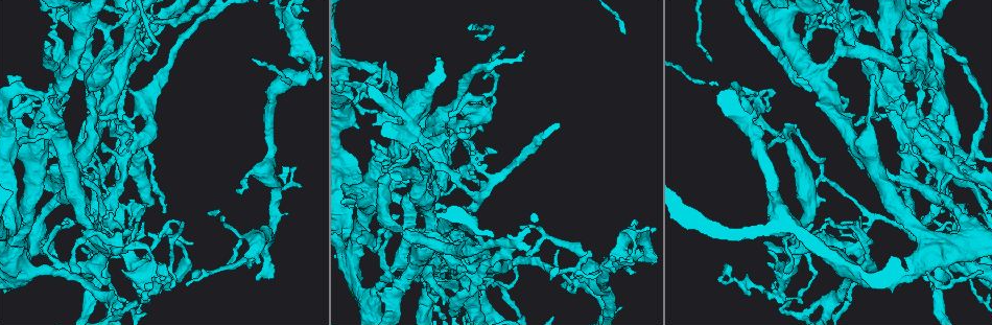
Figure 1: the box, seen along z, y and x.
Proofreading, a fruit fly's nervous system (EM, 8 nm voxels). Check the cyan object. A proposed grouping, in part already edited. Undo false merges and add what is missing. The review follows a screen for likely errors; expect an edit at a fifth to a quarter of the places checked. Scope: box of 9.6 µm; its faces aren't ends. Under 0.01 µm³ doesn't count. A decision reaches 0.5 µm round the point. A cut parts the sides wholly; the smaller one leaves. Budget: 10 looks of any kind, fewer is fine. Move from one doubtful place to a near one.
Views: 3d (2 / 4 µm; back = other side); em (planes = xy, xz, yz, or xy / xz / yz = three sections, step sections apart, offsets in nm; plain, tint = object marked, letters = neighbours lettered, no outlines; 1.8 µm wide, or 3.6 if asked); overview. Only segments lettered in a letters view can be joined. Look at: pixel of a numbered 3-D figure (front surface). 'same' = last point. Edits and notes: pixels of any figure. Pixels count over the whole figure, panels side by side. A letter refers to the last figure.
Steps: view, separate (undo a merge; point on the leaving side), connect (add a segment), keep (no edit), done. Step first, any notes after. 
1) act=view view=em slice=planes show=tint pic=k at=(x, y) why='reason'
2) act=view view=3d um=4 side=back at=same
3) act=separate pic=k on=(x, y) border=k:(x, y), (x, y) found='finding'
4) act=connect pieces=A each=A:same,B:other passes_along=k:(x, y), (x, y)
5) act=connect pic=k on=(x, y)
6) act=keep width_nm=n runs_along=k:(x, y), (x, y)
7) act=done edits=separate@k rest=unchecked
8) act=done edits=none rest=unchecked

act=view view=em um=3.6 slice=planes show=letters pic=1 at=(971, 237) why='sharp bend'

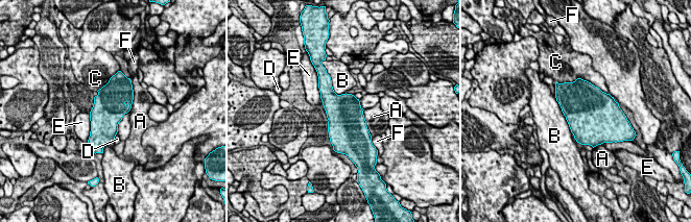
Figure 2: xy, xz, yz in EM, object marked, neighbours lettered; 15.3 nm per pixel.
act=keep each=A:other,B:other,C:other,D:other,E:other,F:other border=2:(117, 131), (113, 140) found='one neuron here'

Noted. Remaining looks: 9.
act=view view=3d um=4 pic=1 at=(132, 226) why='free end'

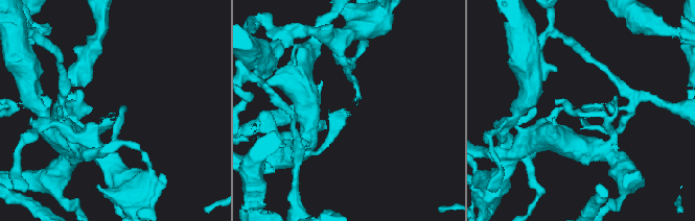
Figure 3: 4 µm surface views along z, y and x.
act=view view=em um=3.6 slice=yz step=8 show=tint pic=3 at=(348, 113) why='shape alone is not enough'

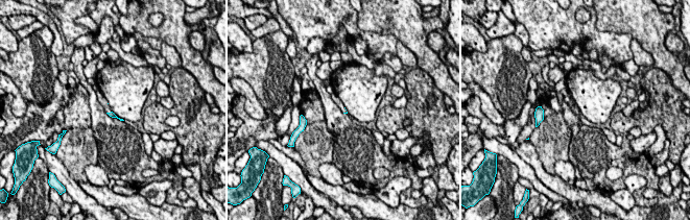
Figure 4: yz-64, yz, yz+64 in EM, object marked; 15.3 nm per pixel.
act=view view=em um=3.6 slice=planes show=letters at=same

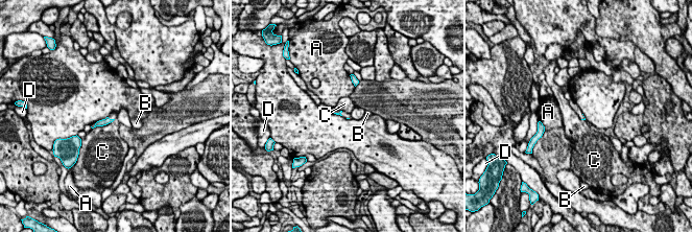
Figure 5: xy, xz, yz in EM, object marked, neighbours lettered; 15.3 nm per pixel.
act=keep each=A:other,B:other,C:other,D:other border=5:(115, 119), (92, 129) found='none of them fits'

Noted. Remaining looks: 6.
act=view view=em slice=yz step=4 show=tint pic=1 at=(473, 150)

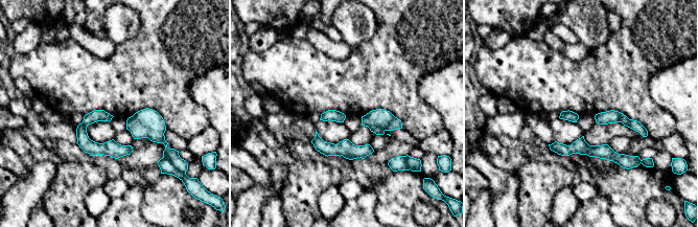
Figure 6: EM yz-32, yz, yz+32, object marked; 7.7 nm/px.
act=view view=em slice=yz step=4 show=letters at=same why='see the neighbours'

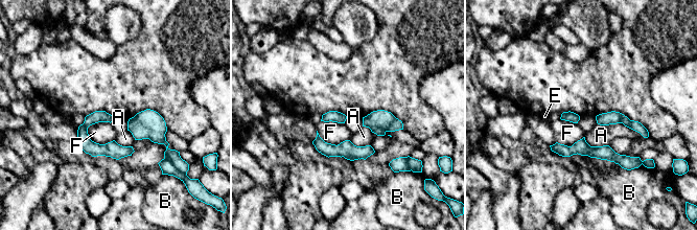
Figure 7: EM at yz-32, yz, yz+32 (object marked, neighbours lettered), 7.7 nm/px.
act=keep longest_contact=A:400nm each=A:other,B:other,E:other,F:other found='continuous, no second neuron'

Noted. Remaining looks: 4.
act=view view=3d um=4 side=back pic=1 at=(412, 114) why='four arms meet'

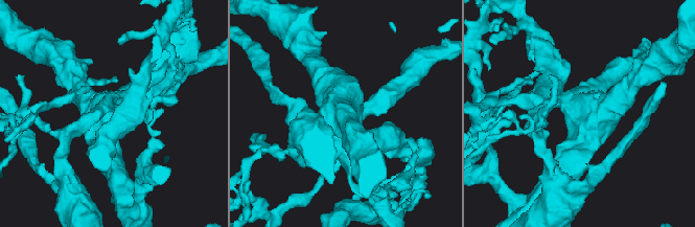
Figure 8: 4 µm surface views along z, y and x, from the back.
act=view view=em um=3.6 slice=planes show=letters pic=8 at=(581, 106) arms=4 why='shape alone is not enough'

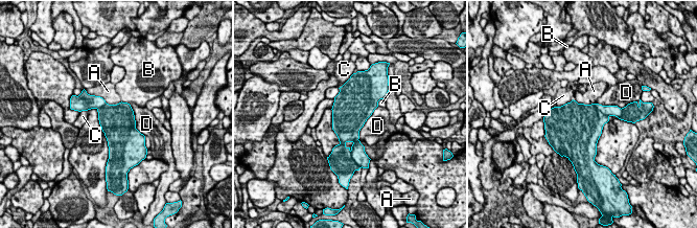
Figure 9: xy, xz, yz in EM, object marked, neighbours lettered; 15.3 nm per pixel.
act=keep width_nm=550 each=A:other,B:other,C:other,D:other border=9:(89, 93), (109, 104), (121, 101) found='continuous, no second neuron'

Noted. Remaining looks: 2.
act=done edits=none rest=unchecked

